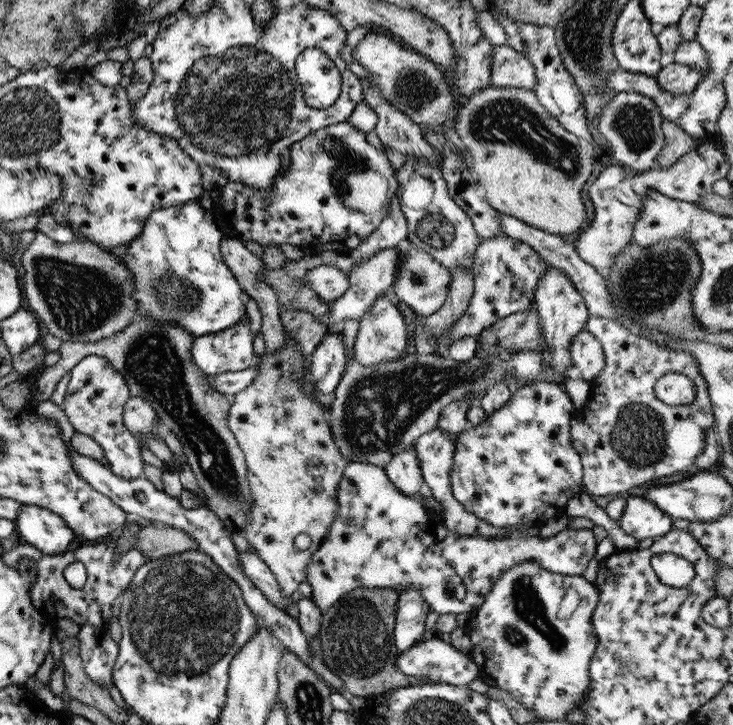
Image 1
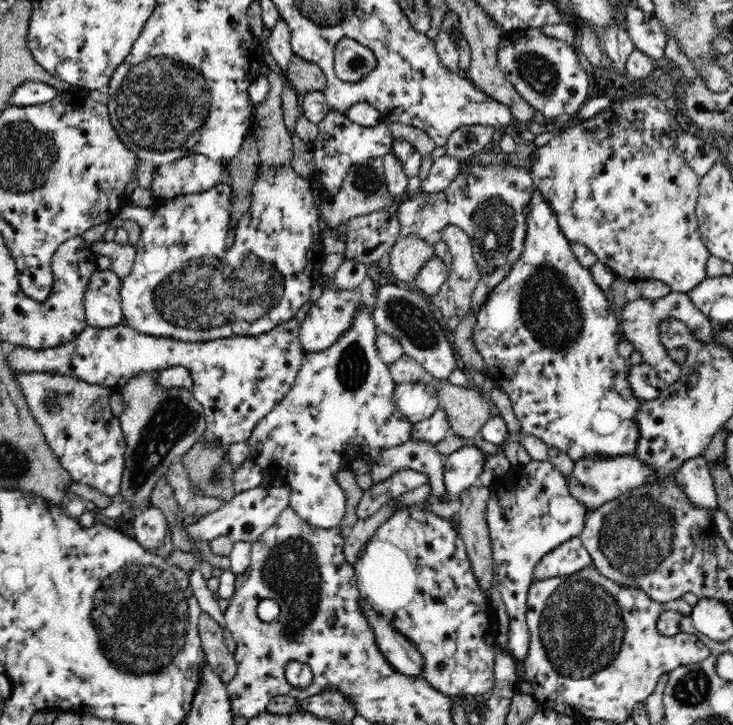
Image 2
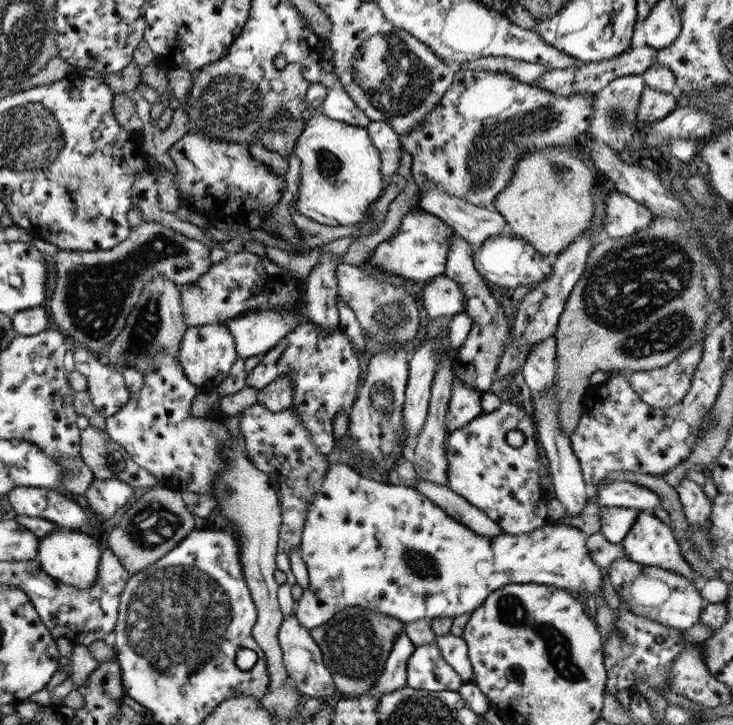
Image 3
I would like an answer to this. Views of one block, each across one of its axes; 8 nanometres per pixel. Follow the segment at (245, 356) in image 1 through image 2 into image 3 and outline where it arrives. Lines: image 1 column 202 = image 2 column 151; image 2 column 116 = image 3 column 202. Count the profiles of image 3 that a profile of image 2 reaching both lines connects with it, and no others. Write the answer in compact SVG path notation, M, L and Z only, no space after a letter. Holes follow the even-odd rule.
M205 324L187 327L179 343L178 364L187 380L202 392L215 391L235 363L234 340L224 325Z

